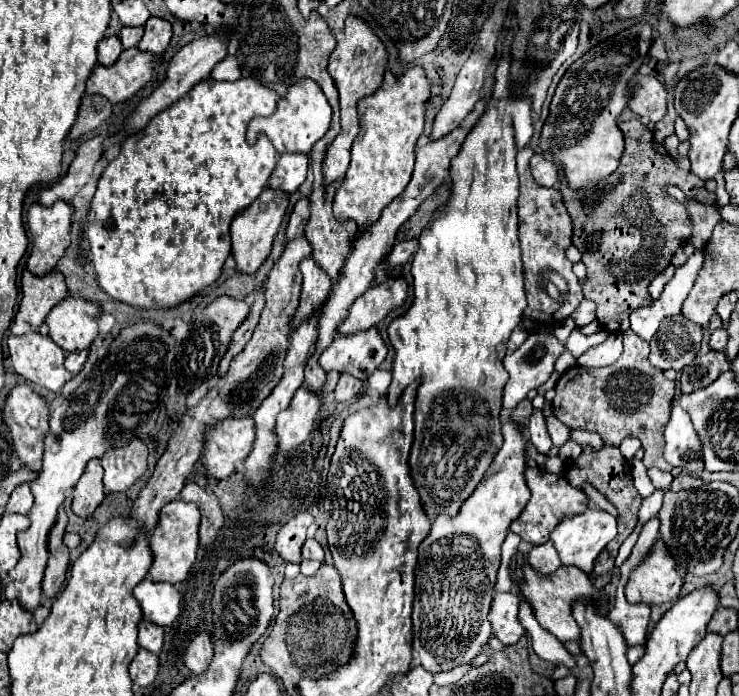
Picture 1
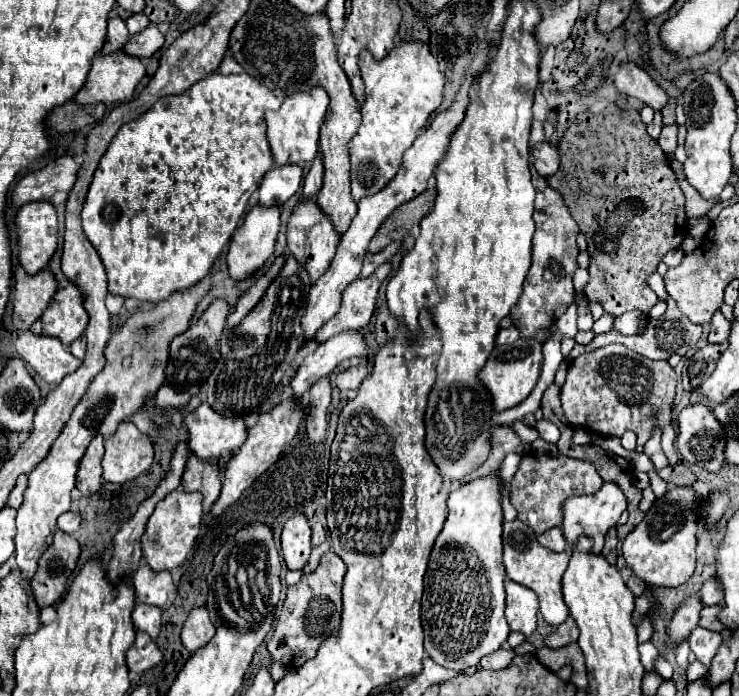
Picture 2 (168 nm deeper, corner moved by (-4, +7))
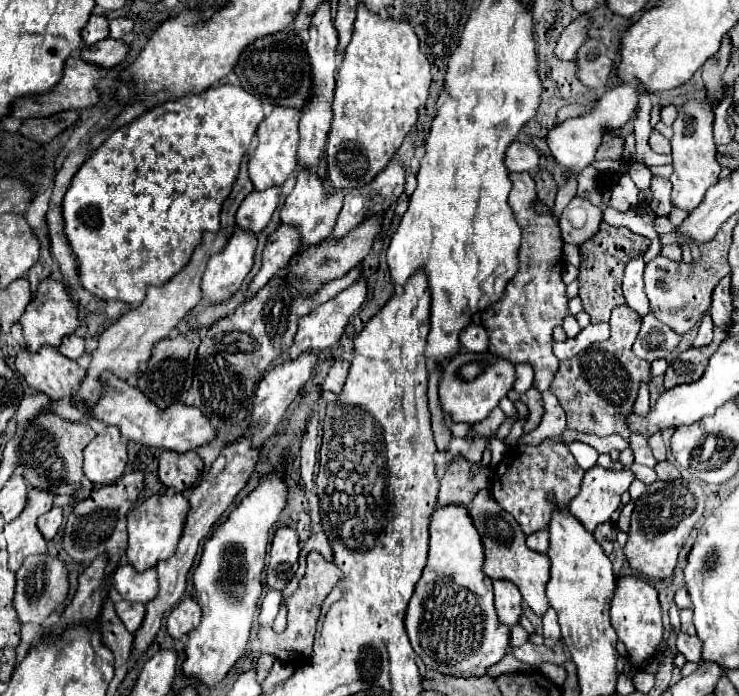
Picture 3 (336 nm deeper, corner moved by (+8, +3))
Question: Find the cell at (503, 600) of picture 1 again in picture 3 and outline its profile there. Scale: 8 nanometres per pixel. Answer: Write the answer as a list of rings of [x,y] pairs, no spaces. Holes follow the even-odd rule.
[[[494,580],[494,604],[500,622],[506,626],[518,624],[522,614],[522,594],[510,580]]]

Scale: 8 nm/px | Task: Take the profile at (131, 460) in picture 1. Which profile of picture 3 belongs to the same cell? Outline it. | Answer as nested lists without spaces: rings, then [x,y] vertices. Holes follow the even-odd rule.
[[[108,426],[104,434],[98,434],[86,448],[84,448],[84,476],[92,484],[112,484],[120,474],[124,474],[128,456],[126,456],[126,442],[122,440],[120,430],[116,426]]]

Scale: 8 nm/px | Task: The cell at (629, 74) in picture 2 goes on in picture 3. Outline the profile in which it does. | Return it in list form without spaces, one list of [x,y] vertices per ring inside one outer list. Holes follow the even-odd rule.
[[[598,38],[584,40],[576,54],[576,66],[578,66],[576,76],[584,86],[592,90],[606,88],[612,72],[612,62],[606,56],[606,46]]]

